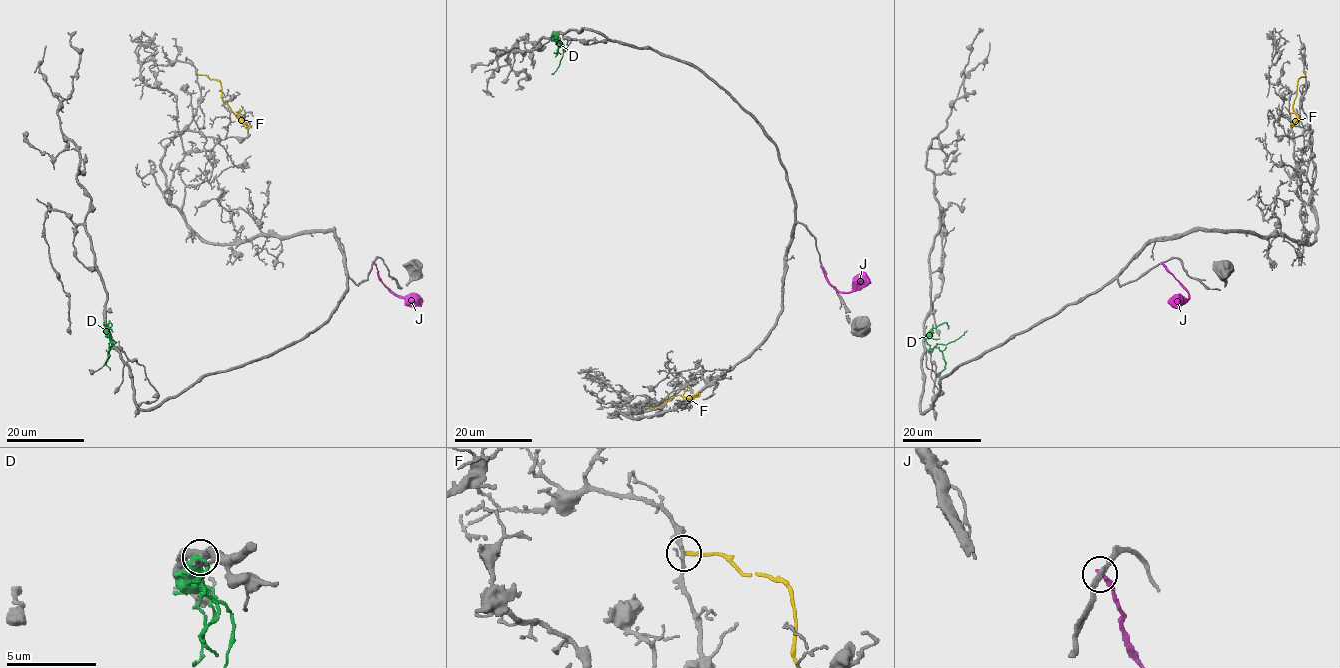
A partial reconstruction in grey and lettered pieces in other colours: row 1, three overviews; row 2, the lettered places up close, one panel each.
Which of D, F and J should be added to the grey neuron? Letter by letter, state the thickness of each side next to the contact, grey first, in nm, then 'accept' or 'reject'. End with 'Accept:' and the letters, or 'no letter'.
D: calibres 460 and 340 nm; reject
F: calibres 200 and 180 nm; reject
J: calibres 240 and 280 nm; reject
Accept: no letter

